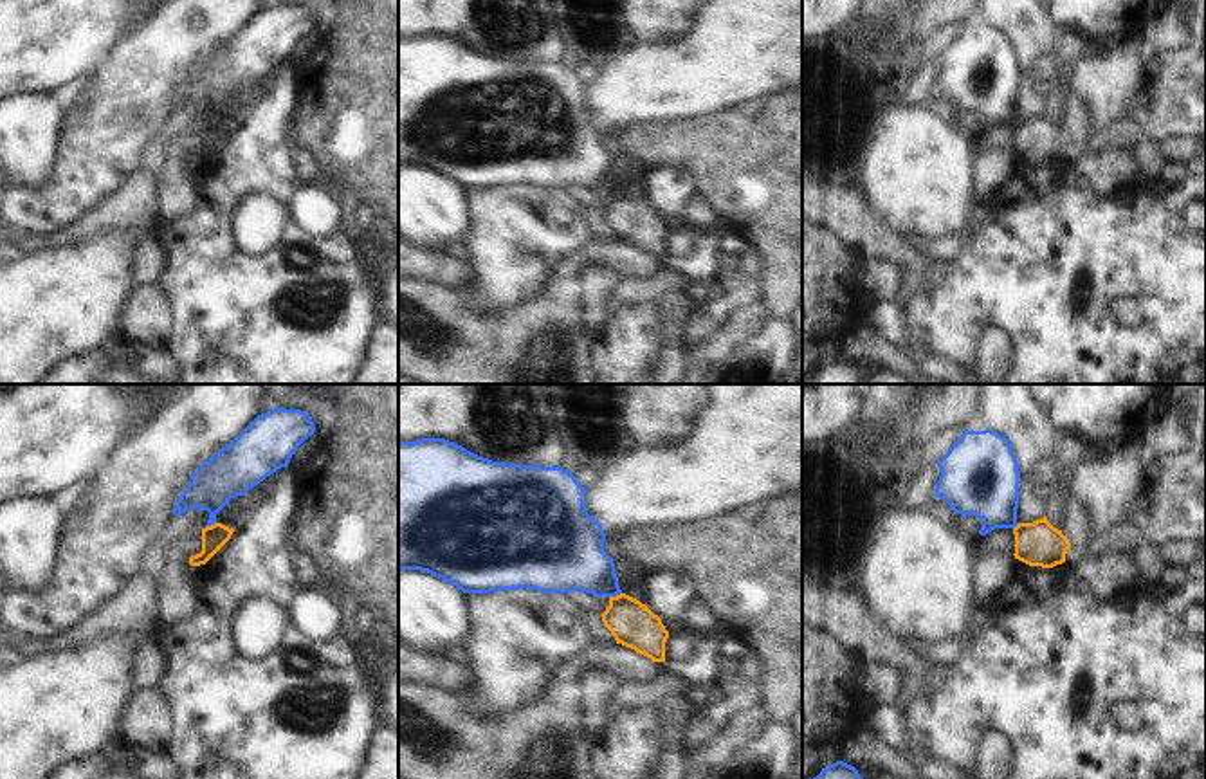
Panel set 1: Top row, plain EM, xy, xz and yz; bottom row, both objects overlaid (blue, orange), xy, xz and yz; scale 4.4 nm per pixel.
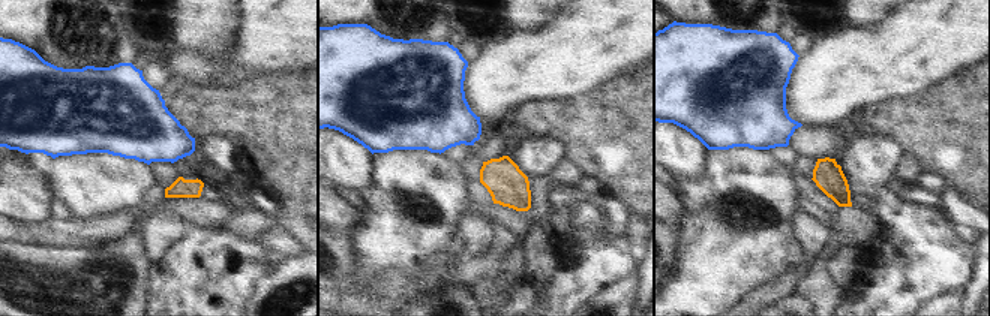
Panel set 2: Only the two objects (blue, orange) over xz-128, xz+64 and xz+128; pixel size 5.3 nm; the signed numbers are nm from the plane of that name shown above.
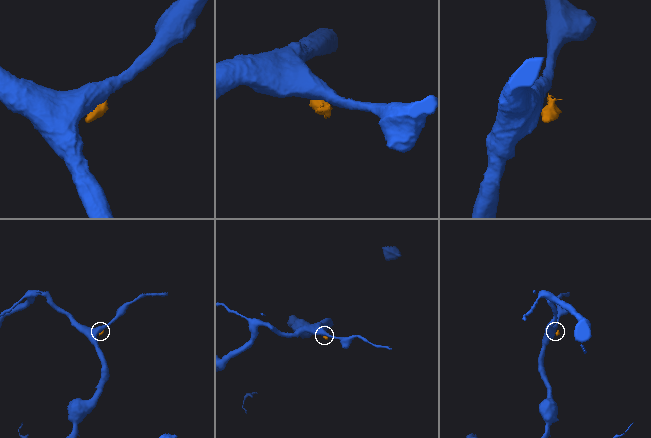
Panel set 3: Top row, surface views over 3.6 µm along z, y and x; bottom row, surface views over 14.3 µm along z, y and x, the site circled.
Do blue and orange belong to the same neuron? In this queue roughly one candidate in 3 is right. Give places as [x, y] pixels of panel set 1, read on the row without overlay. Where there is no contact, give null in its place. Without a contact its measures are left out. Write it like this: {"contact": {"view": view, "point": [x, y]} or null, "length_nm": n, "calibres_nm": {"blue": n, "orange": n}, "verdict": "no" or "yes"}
{"contact": {"view": "xz", "point": [615, 192]}, "length_nm": 60, "calibres_nm": {"blue": 280, "orange": 200}, "verdict": "no"}

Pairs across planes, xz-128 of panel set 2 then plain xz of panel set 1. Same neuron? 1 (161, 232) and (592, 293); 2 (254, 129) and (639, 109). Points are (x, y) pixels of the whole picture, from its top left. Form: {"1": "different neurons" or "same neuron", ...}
{"1": "same neuron", "2": "different neurons"}

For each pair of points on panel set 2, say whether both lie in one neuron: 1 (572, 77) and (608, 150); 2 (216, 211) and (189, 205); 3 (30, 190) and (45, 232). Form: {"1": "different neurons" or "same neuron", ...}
{"1": "different neurons", "2": "same neuron", "3": "different neurons"}

